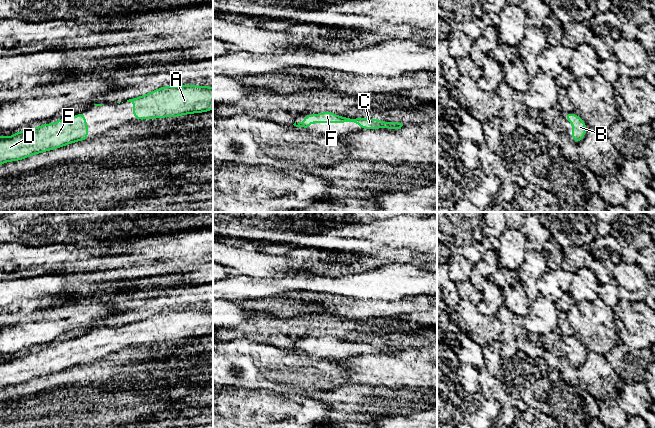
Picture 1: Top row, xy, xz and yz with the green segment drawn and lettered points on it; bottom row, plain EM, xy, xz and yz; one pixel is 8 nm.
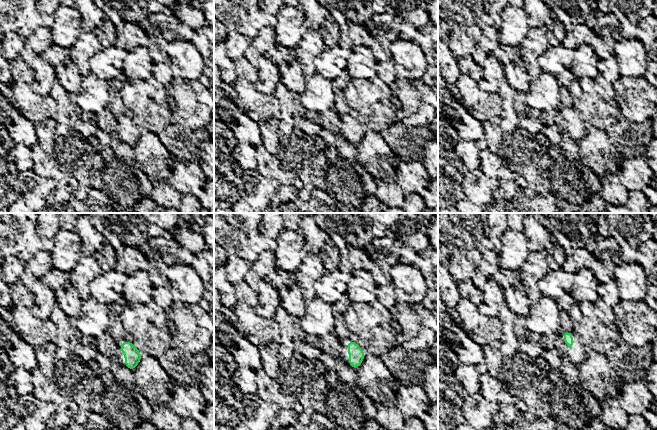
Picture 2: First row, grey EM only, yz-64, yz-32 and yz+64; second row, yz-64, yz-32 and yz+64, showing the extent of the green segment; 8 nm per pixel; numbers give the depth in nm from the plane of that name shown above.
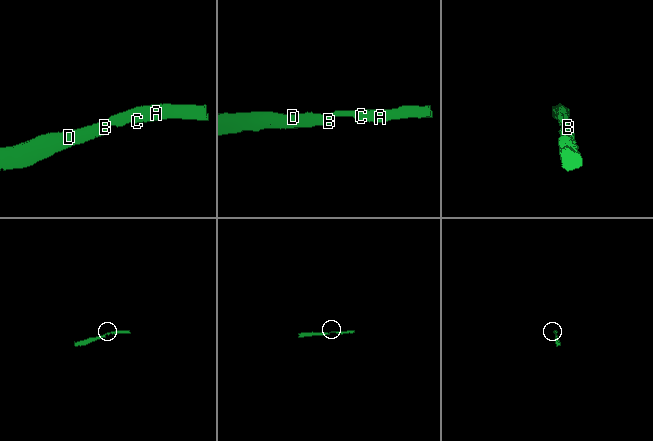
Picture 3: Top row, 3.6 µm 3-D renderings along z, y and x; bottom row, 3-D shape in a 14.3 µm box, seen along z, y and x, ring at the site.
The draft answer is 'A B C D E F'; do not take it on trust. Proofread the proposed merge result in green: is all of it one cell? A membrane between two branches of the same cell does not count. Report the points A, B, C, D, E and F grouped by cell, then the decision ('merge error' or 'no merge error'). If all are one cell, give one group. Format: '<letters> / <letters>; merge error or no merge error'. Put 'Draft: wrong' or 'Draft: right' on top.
Draft: right
A B C D E F; no merge error

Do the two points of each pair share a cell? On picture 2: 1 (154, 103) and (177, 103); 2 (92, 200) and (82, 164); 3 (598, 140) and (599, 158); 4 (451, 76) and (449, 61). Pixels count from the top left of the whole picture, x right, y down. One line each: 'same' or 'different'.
1: different
2: different
3: same
4: same

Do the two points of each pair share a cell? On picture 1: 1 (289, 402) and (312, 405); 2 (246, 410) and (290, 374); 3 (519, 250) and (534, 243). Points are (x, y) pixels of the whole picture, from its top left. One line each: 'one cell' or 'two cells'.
1: one cell
2: two cells
3: two cells

